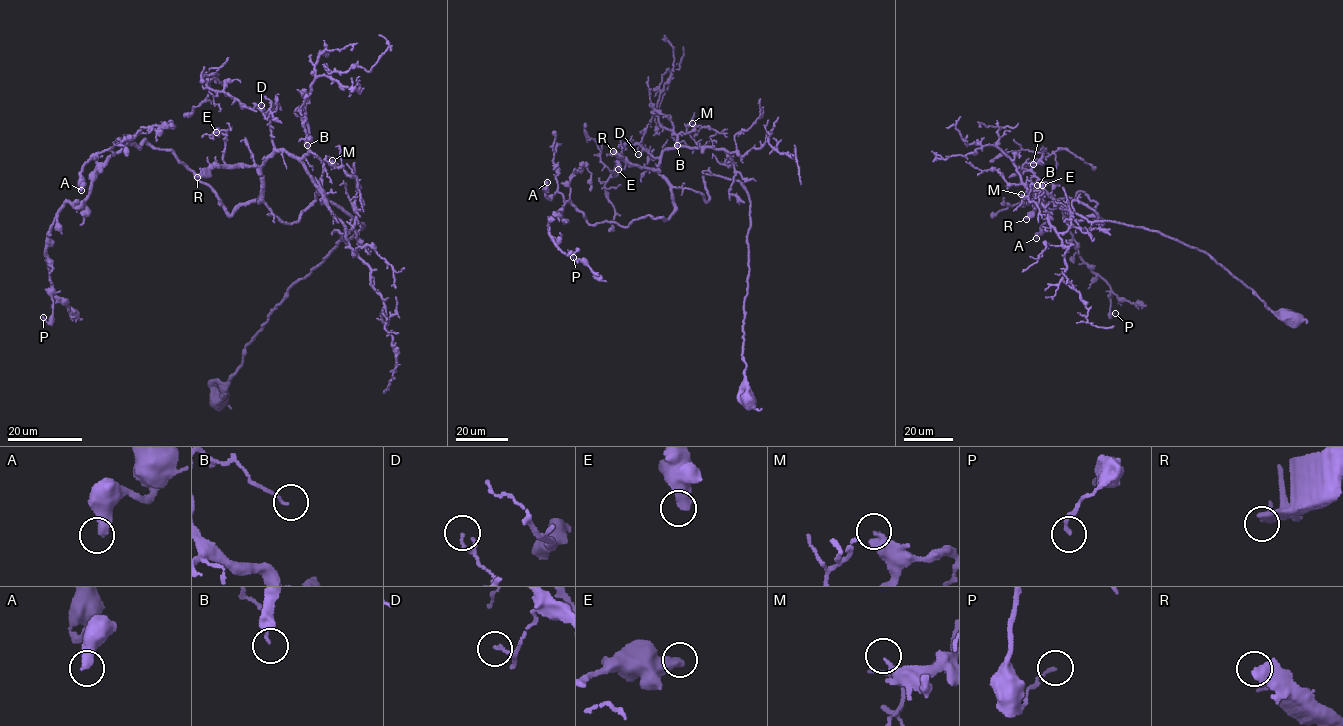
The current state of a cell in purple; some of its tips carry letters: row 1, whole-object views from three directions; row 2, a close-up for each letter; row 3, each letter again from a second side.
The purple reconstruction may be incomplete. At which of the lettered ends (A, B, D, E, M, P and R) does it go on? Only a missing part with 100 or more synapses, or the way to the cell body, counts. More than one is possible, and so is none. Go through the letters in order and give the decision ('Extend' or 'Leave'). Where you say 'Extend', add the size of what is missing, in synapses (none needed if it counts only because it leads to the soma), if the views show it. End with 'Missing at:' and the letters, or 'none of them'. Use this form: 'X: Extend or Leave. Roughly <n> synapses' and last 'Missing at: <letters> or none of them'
A: Leave
B: Leave
D: Leave
E: Leave
M: Leave
P: Leave
R: Extend. Roughly 350 synapses
Missing at: R

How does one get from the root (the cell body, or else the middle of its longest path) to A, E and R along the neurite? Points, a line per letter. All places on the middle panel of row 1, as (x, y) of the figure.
A: (746, 399), (739, 182), (705, 174), (708, 201), (672, 187), (667, 219), (622, 226), (591, 224), (547, 182)
E: (746, 399), (747, 190), (705, 174), (706, 202), (622, 157), (618, 169)
R: (746, 399), (747, 190), (705, 174), (706, 202), (613, 151)

